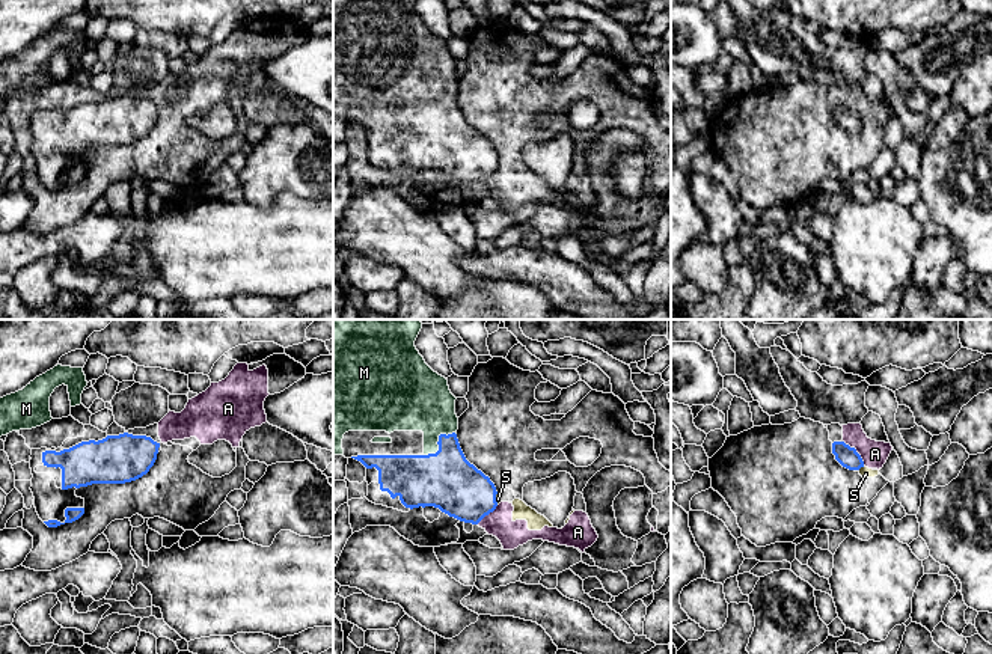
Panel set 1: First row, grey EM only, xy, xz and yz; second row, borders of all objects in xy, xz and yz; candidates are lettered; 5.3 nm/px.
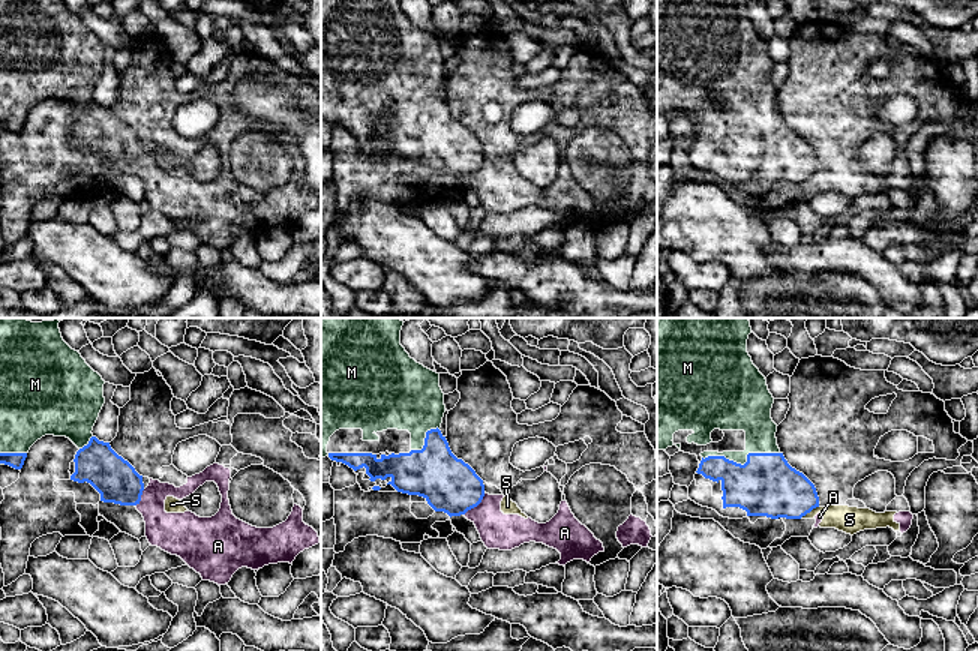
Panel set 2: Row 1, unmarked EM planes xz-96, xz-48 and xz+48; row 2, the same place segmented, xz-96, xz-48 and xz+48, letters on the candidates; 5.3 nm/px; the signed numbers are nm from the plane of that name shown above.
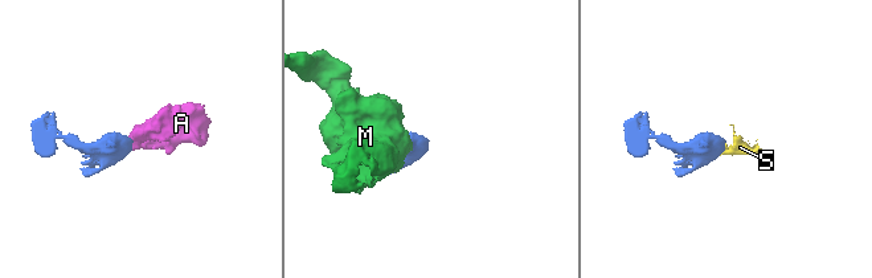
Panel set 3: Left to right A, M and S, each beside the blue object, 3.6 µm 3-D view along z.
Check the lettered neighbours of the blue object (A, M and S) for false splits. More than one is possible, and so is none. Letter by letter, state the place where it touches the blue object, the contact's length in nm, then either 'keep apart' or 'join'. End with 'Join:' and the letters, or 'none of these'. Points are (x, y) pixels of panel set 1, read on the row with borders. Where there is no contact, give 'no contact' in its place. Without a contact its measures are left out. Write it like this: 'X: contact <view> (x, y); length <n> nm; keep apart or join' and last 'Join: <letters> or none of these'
A: contact yz (855, 451); length 180 nm; keep apart
M: contact xz (437, 442); length 220 nm; join
S: contact yz (860, 467); length 60 nm; keep apart
Join: M

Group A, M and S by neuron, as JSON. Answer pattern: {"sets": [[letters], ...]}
{"sets": [["A", "S"], ["M"]]}

